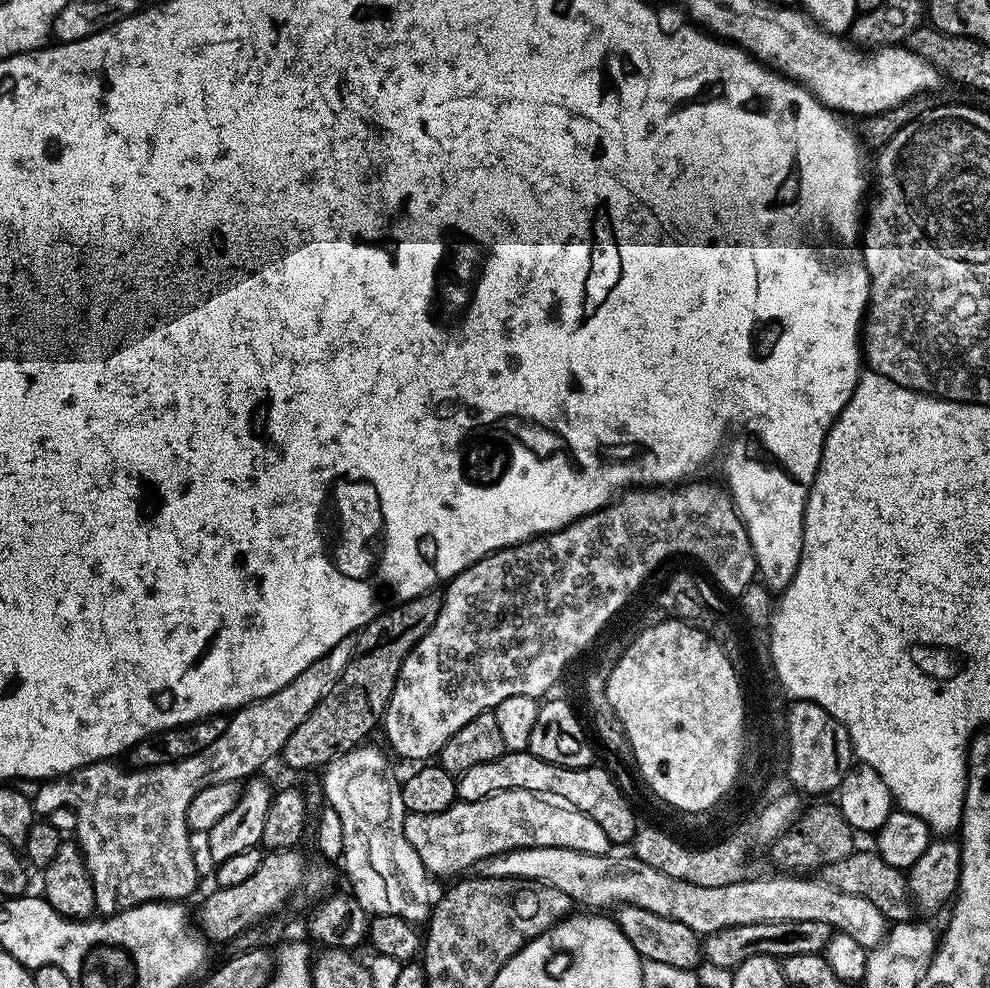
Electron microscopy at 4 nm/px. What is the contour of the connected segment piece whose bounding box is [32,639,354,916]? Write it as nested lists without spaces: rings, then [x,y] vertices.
[[[351,639],[338,642],[318,662],[306,666],[298,678],[291,680],[282,690],[270,694],[253,704],[235,709],[231,713],[222,738],[217,738],[206,750],[186,758],[182,762],[174,762],[157,768],[137,768],[129,770],[119,768],[112,760],[100,760],[96,764],[83,764],[64,776],[53,776],[51,780],[41,783],[32,796],[32,806],[37,813],[47,814],[59,808],[71,808],[76,813],[75,839],[84,853],[84,861],[88,873],[92,875],[96,911],[104,916],[115,916],[125,908],[133,908],[139,904],[149,904],[152,900],[161,902],[184,902],[196,888],[196,879],[202,875],[201,869],[194,866],[191,857],[191,846],[188,826],[188,807],[194,802],[194,794],[211,784],[234,780],[243,781],[252,778],[271,756],[279,757],[284,744],[302,726],[306,714],[334,690],[338,678],[342,678],[342,670],[352,657],[354,644]]]

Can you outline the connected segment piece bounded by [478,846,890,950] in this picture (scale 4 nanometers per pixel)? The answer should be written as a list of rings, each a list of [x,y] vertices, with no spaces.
[[[558,846],[519,848],[513,852],[505,852],[502,856],[492,856],[489,860],[480,861],[478,872],[482,876],[505,876],[515,880],[549,884],[554,890],[562,890],[562,894],[569,896],[577,905],[585,904],[586,907],[592,908],[588,910],[608,910],[604,908],[611,909],[622,904],[642,906],[642,910],[650,910],[662,918],[682,922],[682,926],[690,926],[690,930],[698,934],[720,932],[724,928],[734,926],[750,926],[754,922],[826,922],[829,929],[849,935],[859,946],[871,950],[878,947],[890,931],[890,921],[884,917],[882,910],[878,910],[878,906],[866,902],[866,898],[834,890],[834,886],[830,886],[822,878],[808,880],[812,878],[805,878],[800,874],[776,874],[780,876],[764,876],[761,880],[745,878],[730,886],[694,886],[694,882],[670,878],[670,874],[662,874],[662,870],[646,866],[646,862],[636,859],[631,854],[620,857],[616,857],[615,854],[595,856]]]

